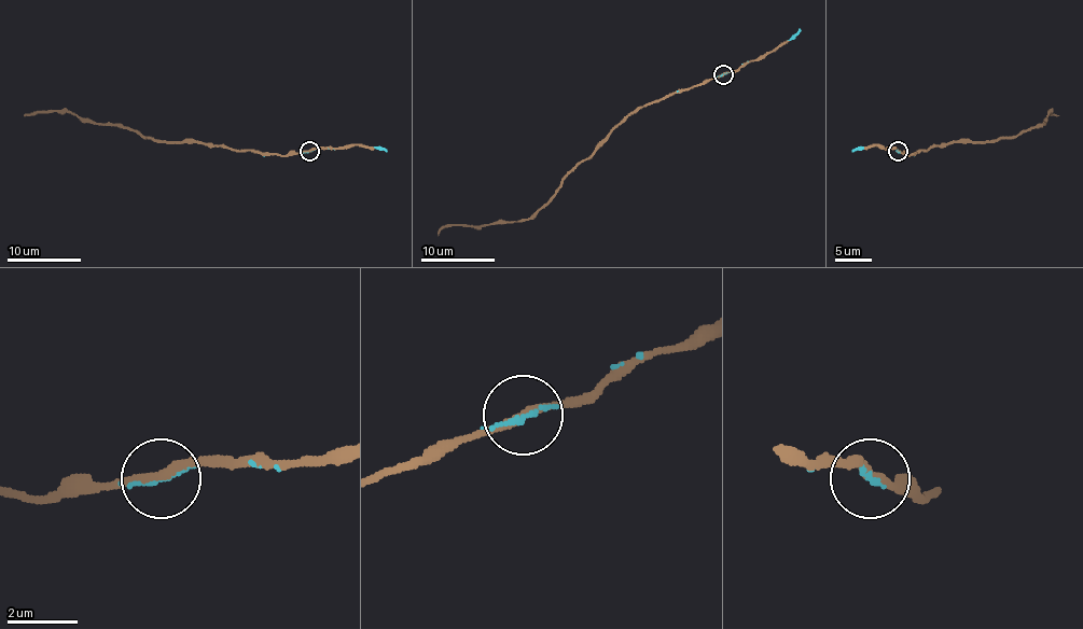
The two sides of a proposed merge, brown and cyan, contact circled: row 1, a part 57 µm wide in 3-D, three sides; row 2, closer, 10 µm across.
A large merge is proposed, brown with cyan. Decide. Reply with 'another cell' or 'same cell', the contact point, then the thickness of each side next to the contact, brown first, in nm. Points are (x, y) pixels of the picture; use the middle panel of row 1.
same cell; place (723, 74); calibres 240 and 120 nm

